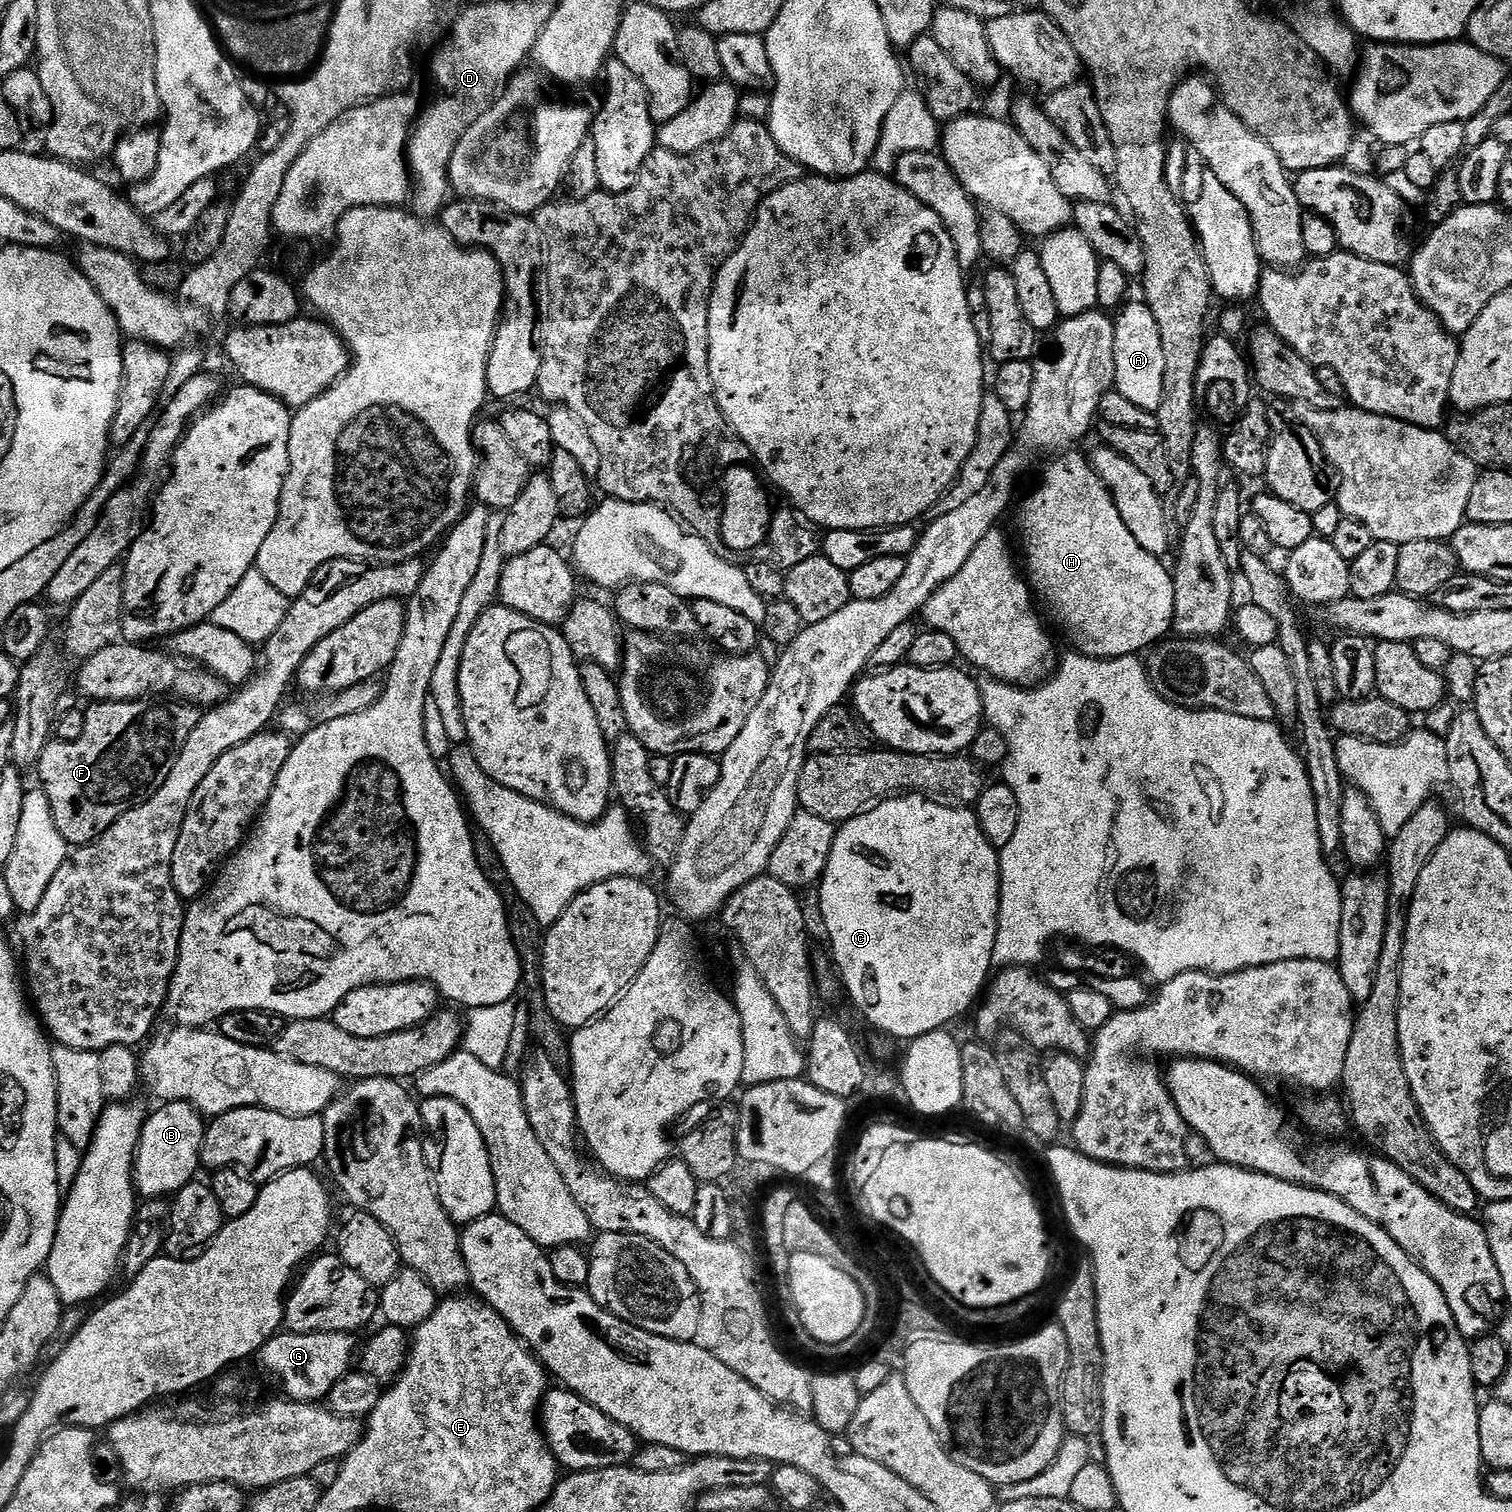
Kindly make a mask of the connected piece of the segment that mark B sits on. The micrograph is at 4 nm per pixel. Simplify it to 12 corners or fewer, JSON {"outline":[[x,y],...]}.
{"outline":[[170,1100],[142,1126],[132,1180],[171,1198],[197,1179],[205,1117]]}

